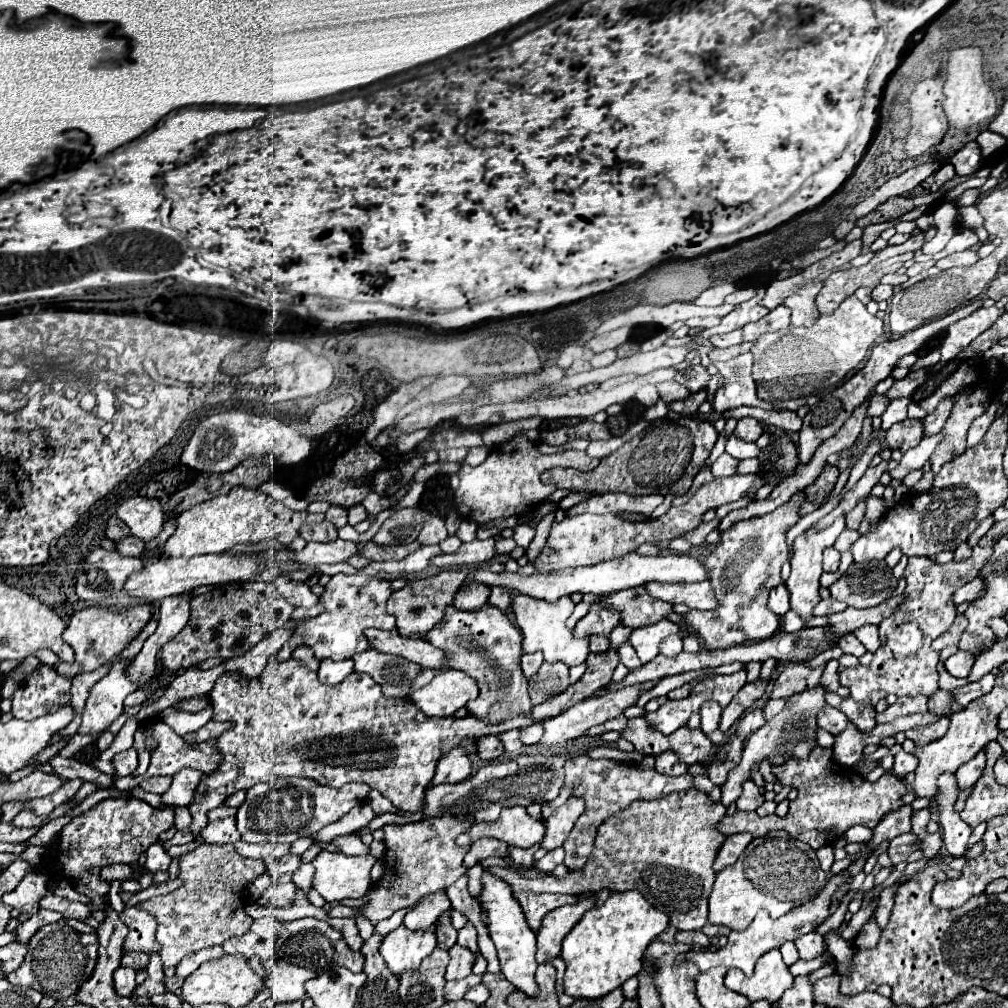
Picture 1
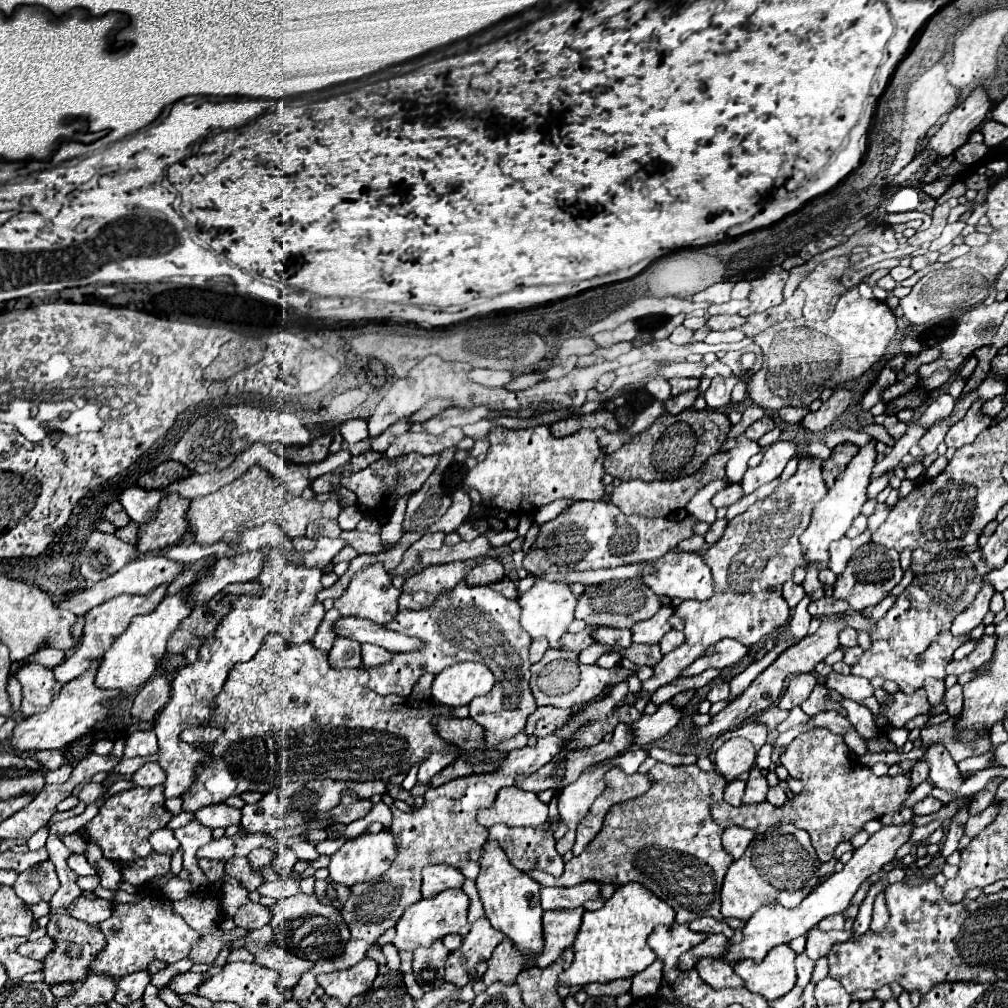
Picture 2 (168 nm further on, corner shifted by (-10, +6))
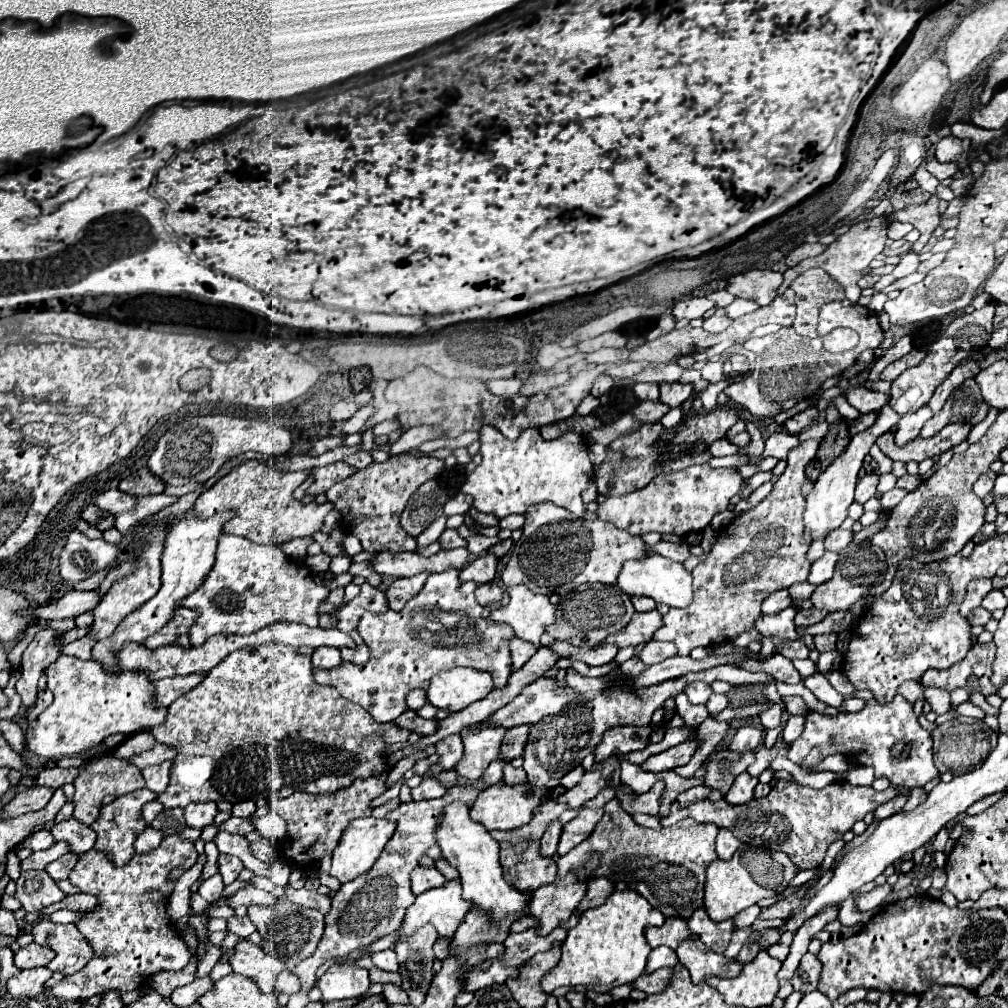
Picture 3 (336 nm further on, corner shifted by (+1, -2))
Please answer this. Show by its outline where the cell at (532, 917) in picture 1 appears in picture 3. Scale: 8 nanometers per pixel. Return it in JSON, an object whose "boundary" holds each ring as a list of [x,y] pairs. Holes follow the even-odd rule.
{"boundary":[[[592,878],[586,886],[586,894],[584,894],[582,902],[576,906],[576,912],[582,914],[584,910],[590,910],[590,908],[604,904],[612,890],[614,890],[614,882],[610,882],[606,878]]]}

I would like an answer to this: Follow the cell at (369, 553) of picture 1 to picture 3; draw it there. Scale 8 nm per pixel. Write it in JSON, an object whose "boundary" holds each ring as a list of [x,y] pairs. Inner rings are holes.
{"boundary":[[[318,532],[314,538],[320,542],[320,546],[322,546],[322,552],[324,552],[324,554],[328,554],[328,556],[340,556],[340,554],[344,554],[344,548],[342,548],[336,540],[332,540],[328,534]]]}

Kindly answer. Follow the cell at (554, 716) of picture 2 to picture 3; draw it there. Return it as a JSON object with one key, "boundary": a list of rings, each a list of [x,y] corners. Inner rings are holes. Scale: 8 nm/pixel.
{"boundary":[[[522,724],[522,726],[510,728],[506,732],[504,742],[502,742],[500,756],[506,758],[506,760],[512,760],[512,758],[522,756],[524,746],[526,746],[526,740],[528,740],[528,734],[530,734],[530,728],[532,728],[532,724]]]}

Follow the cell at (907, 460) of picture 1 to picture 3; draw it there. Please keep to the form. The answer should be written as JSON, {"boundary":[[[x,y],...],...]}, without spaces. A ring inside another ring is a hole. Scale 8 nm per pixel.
{"boundary":[[[970,378],[962,386],[958,386],[948,396],[944,408],[924,424],[924,428],[920,432],[920,438],[932,438],[932,436],[936,436],[948,424],[968,422],[976,414],[980,404],[982,404],[980,386],[976,384],[974,378]]]}

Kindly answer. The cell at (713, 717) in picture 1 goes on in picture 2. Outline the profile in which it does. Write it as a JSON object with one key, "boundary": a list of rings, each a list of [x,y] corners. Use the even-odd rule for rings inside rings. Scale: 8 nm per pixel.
{"boundary":[[[717,680],[717,682],[709,688],[709,692],[707,692],[707,700],[709,700],[709,702],[719,702],[719,700],[723,700],[723,698],[727,698],[727,696],[729,696],[729,684],[723,682],[723,680]]]}

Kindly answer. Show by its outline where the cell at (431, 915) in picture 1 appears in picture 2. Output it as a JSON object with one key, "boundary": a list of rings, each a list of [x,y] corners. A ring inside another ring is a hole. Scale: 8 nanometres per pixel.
{"boundary":[[[435,864],[423,868],[423,898],[431,898],[447,888],[461,888],[463,886],[463,874],[455,866],[447,864]]]}

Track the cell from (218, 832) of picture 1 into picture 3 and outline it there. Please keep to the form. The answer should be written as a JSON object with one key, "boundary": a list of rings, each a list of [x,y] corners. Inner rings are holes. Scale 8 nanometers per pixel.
{"boundary":[[[196,802],[184,808],[184,820],[190,828],[206,828],[214,824],[214,816],[218,814],[218,808],[214,802]]]}

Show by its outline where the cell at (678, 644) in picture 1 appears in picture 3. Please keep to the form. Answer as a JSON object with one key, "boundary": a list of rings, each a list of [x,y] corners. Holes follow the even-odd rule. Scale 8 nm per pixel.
{"boundary":[[[650,640],[644,650],[640,652],[640,660],[650,666],[650,664],[658,664],[670,656],[676,654],[676,646],[672,642],[658,642],[658,640]]]}

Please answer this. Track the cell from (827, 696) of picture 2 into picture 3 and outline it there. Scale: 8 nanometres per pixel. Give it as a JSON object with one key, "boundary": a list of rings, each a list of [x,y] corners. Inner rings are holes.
{"boundary":[[[786,696],[786,698],[782,698],[782,700],[786,702],[788,714],[800,714],[800,716],[804,716],[806,712],[810,712],[810,708],[806,706],[806,702],[804,702],[800,696]]]}

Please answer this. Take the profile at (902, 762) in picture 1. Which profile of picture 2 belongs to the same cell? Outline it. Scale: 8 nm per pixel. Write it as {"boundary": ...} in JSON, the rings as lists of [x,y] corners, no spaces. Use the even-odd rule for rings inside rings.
{"boundary":[[[917,762],[911,772],[911,788],[909,790],[915,790],[921,782],[925,782],[927,774],[929,774],[929,766],[925,762]]]}

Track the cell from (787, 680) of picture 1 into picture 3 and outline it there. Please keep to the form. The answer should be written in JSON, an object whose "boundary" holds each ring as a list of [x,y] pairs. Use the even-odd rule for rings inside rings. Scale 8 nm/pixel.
{"boundary":[[[772,704],[766,712],[760,714],[760,724],[762,728],[776,728],[780,724],[780,718],[784,714],[784,704]]]}

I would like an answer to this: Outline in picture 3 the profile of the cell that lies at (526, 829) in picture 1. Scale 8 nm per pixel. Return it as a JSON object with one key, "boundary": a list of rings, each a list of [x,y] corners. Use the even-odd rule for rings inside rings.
{"boundary":[[[490,786],[470,808],[470,818],[486,830],[514,830],[528,824],[540,798],[528,796],[524,786]]]}

